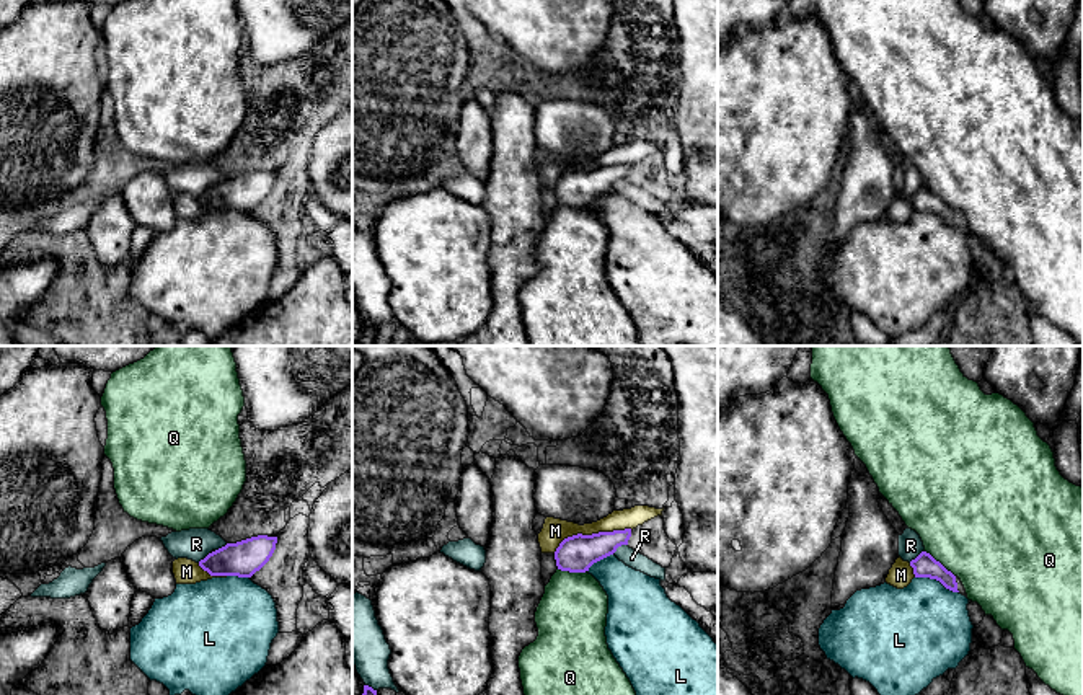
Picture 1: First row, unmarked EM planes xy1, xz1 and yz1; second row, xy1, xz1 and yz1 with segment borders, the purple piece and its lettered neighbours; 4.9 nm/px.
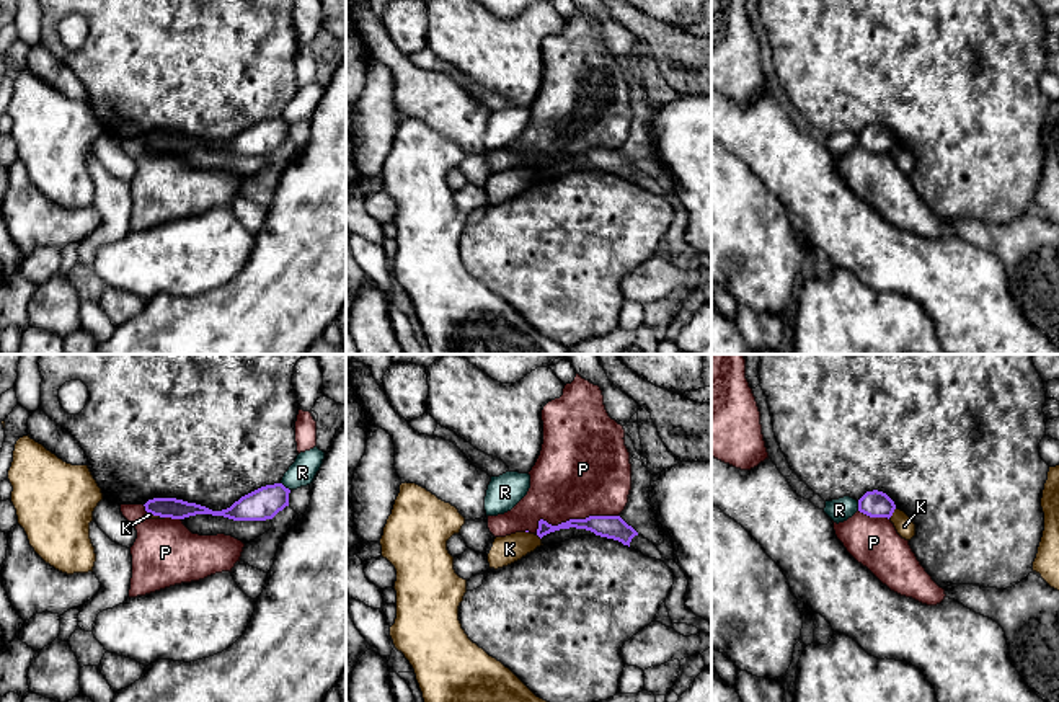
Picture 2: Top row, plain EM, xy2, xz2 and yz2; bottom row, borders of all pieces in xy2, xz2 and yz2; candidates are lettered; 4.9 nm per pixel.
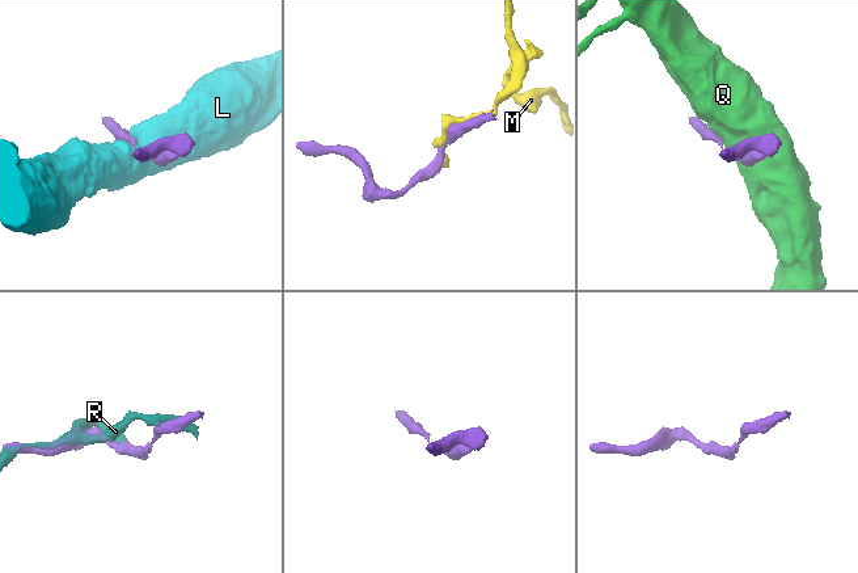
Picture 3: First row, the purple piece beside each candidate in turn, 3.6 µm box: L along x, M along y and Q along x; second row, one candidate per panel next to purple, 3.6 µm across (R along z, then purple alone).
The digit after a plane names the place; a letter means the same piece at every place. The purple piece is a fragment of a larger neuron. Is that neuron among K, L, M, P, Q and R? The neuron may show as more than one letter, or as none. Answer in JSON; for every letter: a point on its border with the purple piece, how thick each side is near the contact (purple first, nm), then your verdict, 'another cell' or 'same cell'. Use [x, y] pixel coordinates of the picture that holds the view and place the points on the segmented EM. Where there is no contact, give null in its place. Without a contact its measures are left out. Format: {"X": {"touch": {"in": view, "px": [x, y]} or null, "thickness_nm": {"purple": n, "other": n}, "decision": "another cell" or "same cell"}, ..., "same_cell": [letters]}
{"K": {"touch": {"in": "yz2", "px": [893, 511]}, "thickness_nm": {"purple": 130, "other": 90}, "decision": "another cell"}, "L": {"touch": {"in": "yz1", "px": [937, 579]}, "thickness_nm": {"purple": 110, "other": 460}, "decision": "another cell"}, "M": {"touch": {"in": "xz1", "px": [592, 534]}, "thickness_nm": {"purple": 180, "other": 120}, "decision": "another cell"}, "P": {"touch": {"in": "xz2", "px": [571, 519]}, "thickness_nm": {"purple": 110, "other": 460}, "decision": "another cell"}, "Q": {"touch": {"in": "yz1", "px": [938, 562]}, "thickness_nm": {"purple": 110, "other": 500}, "decision": "same cell"}, "R": {"touch": {"in": "xz1", "px": [618, 545]}, "thickness_nm": {"purple": 180, "other": 90}, "decision": "another cell"}, "same_cell": ["Q"]}

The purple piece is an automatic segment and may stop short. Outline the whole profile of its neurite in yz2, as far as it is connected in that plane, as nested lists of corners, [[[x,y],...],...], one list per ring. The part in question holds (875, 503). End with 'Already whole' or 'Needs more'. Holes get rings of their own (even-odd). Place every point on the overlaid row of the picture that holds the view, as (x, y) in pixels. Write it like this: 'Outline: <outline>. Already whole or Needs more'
Outline: [[[866,491],[858,500],[858,511],[870,518],[891,518],[896,509],[894,501],[883,491]]]. Already whole

